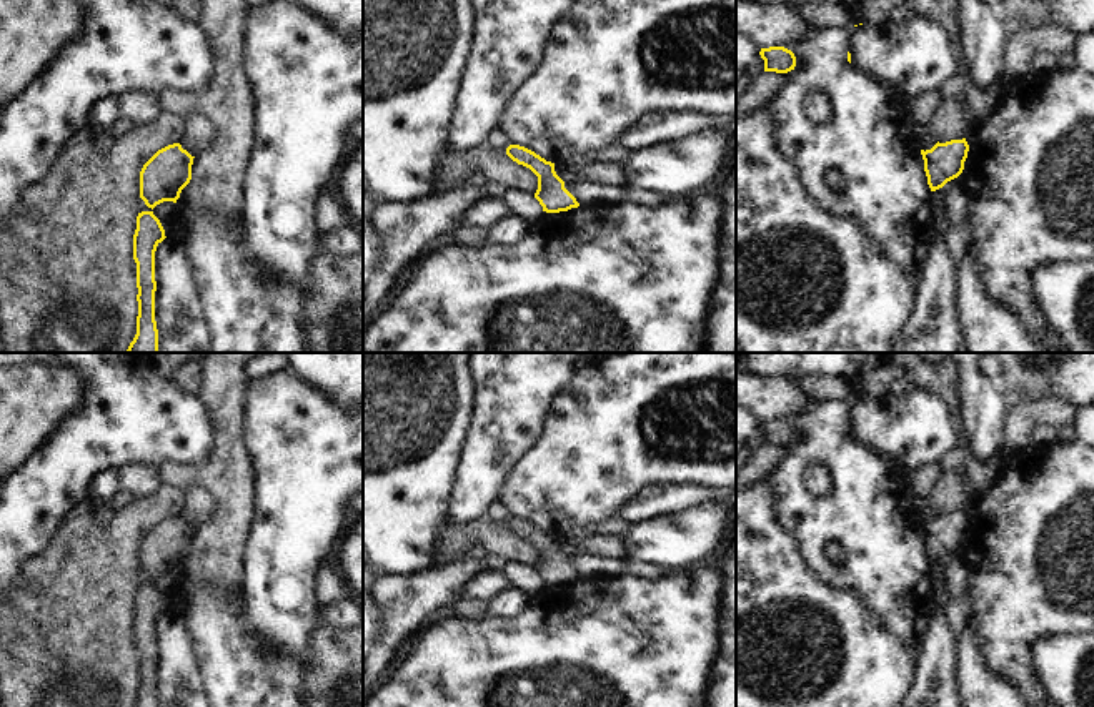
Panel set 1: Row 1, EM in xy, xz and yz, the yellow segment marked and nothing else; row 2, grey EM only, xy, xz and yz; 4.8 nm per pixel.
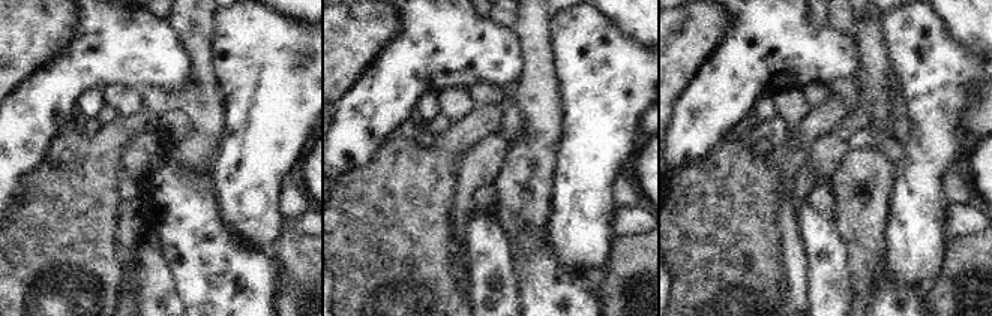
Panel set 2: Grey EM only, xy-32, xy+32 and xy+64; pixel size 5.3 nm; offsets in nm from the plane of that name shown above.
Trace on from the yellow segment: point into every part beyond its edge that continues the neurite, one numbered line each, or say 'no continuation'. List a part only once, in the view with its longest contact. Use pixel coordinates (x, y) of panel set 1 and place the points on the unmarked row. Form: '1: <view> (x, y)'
no continuation

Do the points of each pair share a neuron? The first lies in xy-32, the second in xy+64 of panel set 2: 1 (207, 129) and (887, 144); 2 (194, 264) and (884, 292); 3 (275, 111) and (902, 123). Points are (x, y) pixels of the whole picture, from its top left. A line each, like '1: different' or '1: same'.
1: different
2: same
3: different

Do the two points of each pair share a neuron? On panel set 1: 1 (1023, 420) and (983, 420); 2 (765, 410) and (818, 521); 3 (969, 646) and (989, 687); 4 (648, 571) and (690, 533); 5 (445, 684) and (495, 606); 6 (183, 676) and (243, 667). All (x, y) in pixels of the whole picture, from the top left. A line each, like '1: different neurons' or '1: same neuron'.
1: different neurons
2: different neurons
3: same neuron
4: different neurons
5: different neurons
6: different neurons

